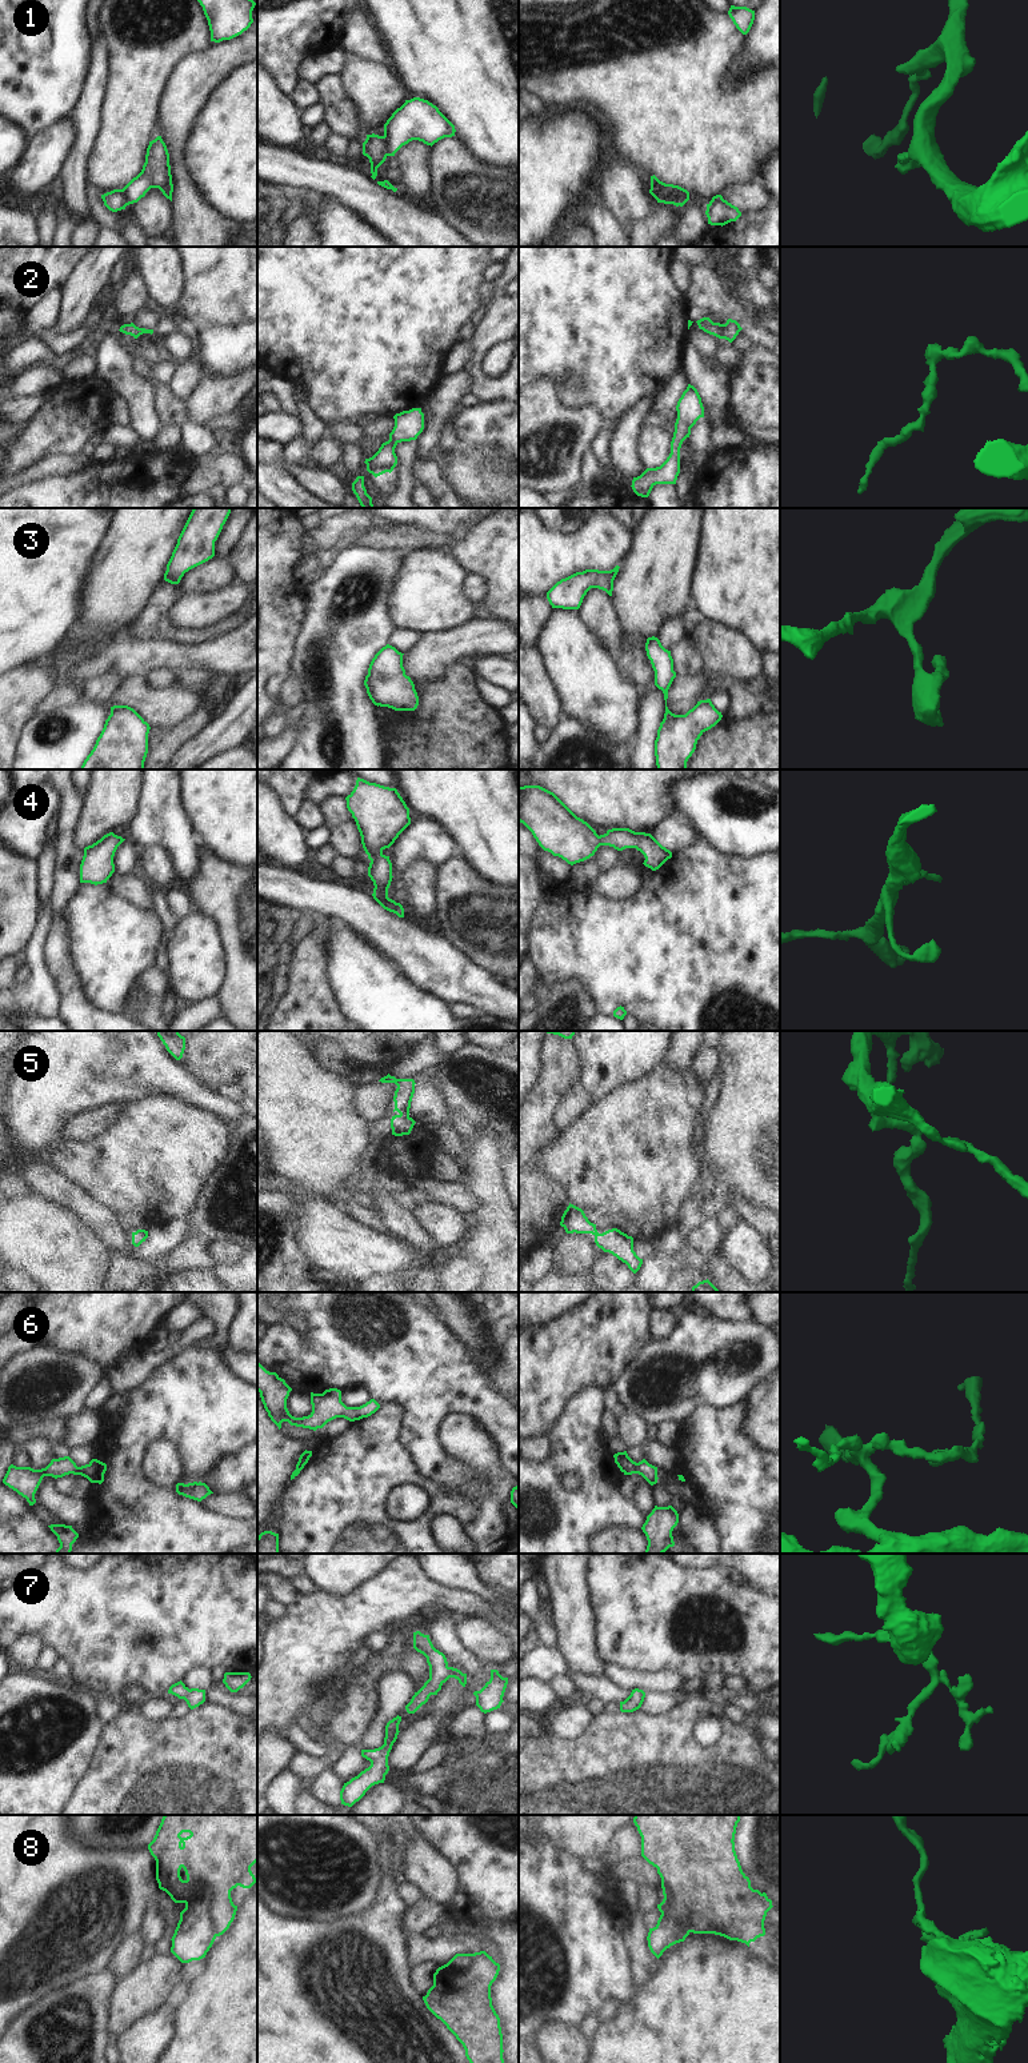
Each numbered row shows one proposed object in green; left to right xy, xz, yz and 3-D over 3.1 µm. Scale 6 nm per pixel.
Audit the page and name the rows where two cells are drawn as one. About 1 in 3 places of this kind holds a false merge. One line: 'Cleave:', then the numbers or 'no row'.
Cleave: 1, 8

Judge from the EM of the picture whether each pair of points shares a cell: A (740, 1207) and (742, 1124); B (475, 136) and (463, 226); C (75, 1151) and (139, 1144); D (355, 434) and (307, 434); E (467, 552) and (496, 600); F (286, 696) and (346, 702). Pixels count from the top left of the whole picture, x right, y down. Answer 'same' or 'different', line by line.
A: different
B: different
C: same
D: different
E: same
F: different

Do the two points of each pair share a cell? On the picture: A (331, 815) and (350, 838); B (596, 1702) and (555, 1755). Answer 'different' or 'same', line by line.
A: same
B: different

